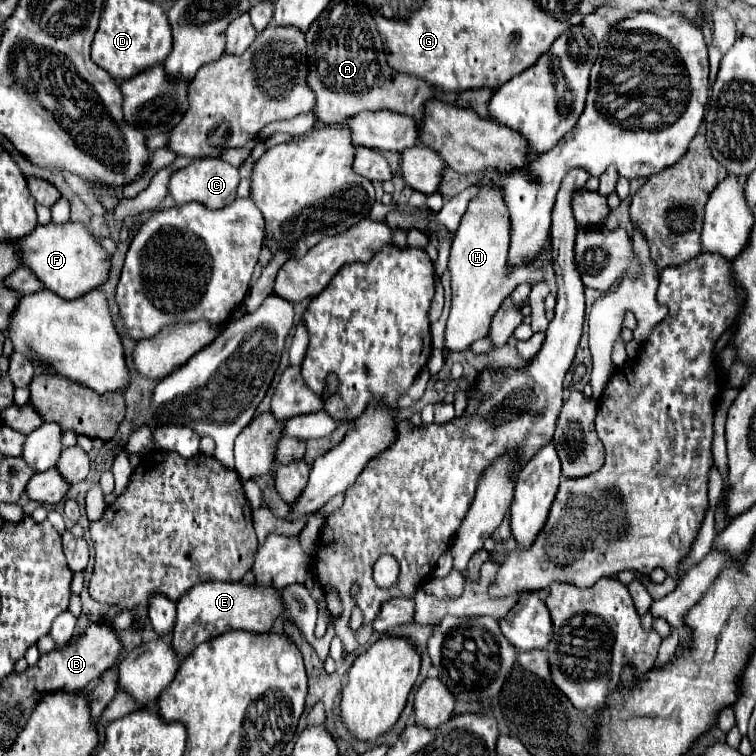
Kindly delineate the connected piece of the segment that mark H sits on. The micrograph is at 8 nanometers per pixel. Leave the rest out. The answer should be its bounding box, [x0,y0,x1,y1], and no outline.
[445,180,545,352]

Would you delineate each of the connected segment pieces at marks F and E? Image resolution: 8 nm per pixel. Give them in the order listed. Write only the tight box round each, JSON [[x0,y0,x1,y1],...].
[[17,224,111,300],[173,582,285,660]]

